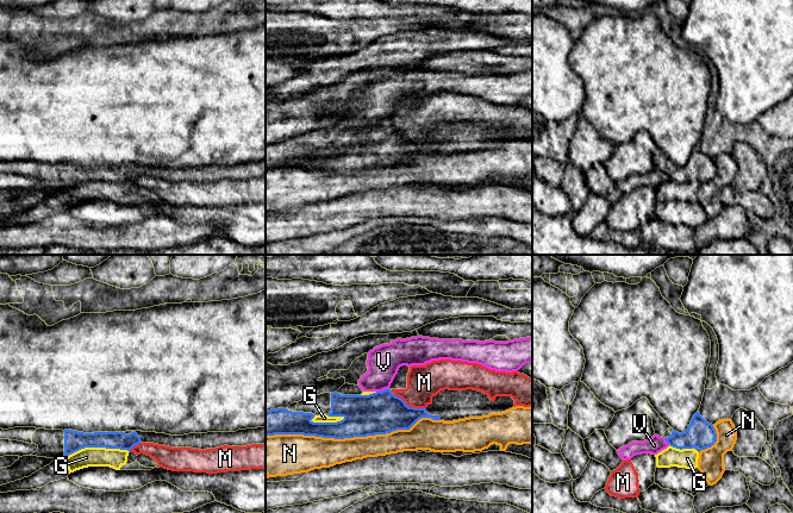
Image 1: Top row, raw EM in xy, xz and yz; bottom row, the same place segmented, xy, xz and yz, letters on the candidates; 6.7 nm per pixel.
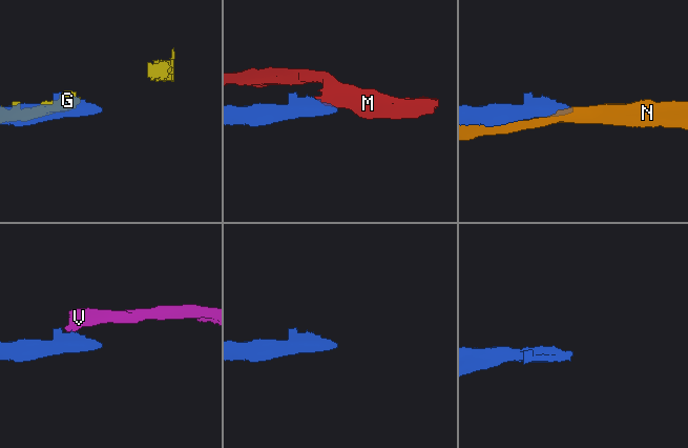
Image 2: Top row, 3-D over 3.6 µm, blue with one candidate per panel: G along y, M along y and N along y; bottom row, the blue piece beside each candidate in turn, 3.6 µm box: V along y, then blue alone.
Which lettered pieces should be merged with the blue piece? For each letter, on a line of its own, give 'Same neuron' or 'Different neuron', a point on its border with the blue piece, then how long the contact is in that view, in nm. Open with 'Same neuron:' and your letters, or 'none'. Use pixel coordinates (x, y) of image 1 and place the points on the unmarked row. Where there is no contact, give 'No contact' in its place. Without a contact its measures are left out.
Same neuron: none
G: Different neuron. Touches blue at xy (99, 180). Shared border 400 nm
M: Different neuron. Touches blue at xz (410, 141). Shared border 240 nm
N: Different neuron. Touches blue at xz (353, 170). Shared border 1200 nm
V: Different neuron. Touches blue at xz (382, 124). Shared border 90 nm

